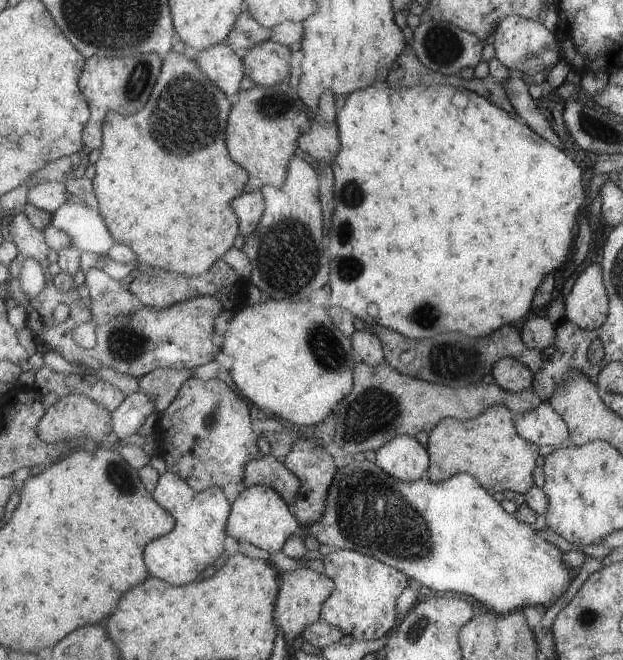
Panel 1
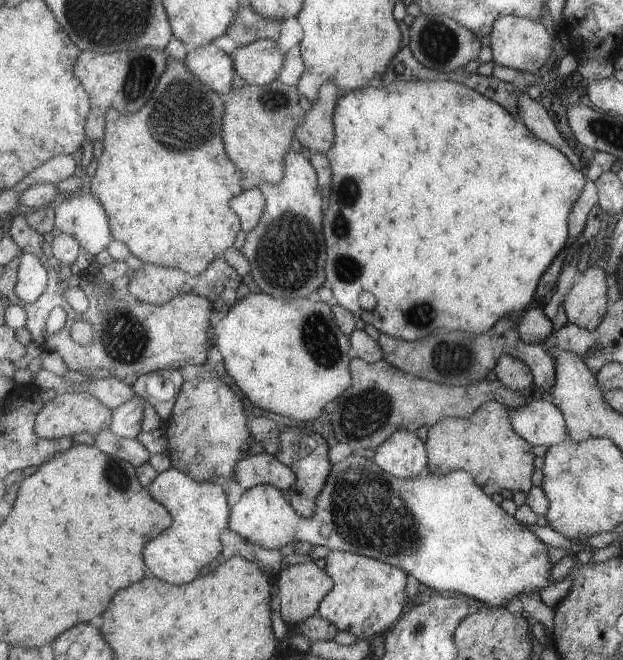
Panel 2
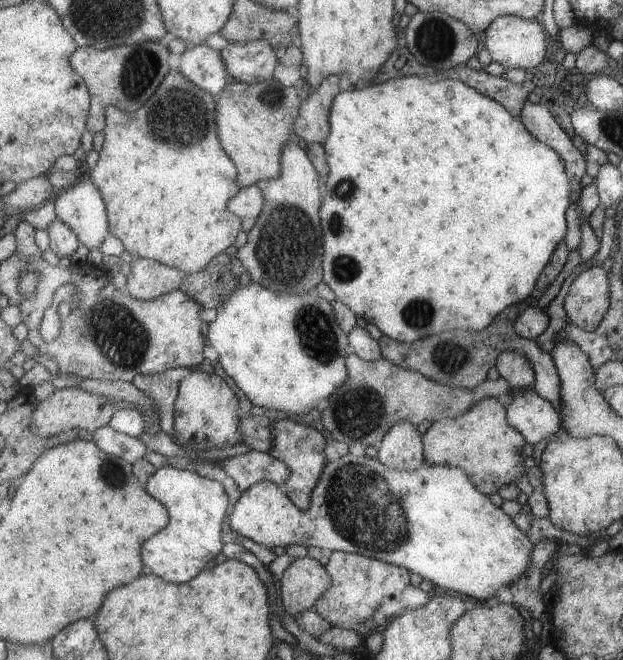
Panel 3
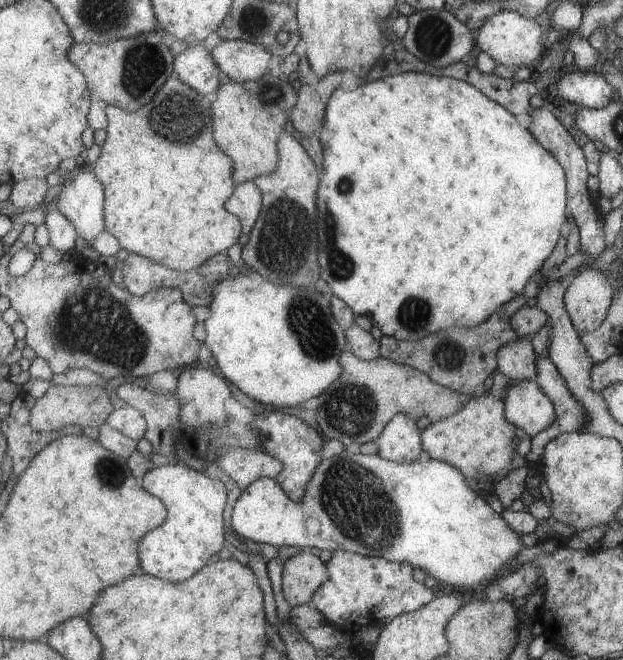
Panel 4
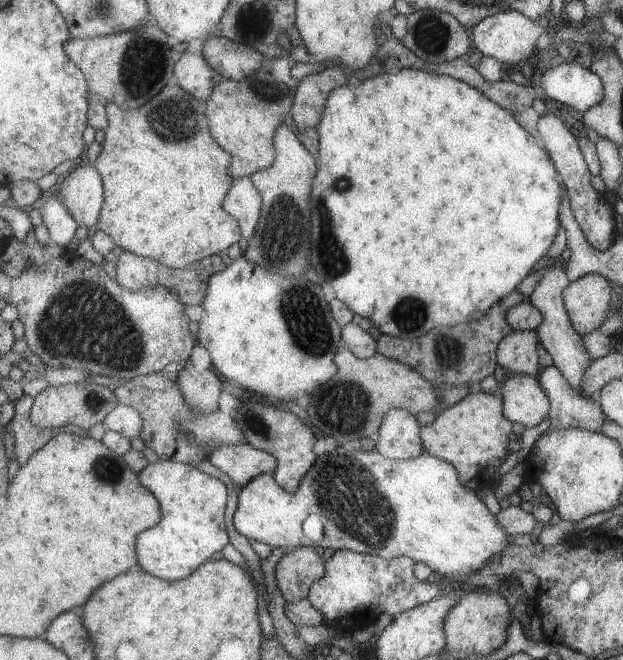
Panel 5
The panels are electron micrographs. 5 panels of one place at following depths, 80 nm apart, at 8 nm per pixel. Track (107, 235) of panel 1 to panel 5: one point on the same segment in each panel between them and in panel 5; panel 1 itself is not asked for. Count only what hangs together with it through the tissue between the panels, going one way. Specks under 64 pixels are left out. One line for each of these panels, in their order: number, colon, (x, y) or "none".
2: (82, 216)
3: (83, 208)
4: (82, 198)
5: (82, 191)

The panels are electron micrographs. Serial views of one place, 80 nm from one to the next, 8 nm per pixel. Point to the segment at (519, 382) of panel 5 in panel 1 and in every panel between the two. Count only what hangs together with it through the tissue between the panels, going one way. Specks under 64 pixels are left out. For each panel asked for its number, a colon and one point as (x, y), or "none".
1: (542, 425)
2: (539, 421)
3: (535, 417)
4: (527, 407)

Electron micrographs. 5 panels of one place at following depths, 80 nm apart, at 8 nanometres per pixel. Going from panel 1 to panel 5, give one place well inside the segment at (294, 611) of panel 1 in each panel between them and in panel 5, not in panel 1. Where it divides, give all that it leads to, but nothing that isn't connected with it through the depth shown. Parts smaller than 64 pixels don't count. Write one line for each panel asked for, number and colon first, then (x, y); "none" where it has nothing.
2: (302, 587)
3: (303, 582)
4: (303, 574)
5: (301, 568)

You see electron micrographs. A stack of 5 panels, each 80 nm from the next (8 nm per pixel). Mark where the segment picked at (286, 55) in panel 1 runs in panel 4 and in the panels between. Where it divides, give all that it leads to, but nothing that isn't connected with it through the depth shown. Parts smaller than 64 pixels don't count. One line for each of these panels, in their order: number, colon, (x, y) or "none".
2: (259, 63)
3: (255, 62)
4: (243, 61)

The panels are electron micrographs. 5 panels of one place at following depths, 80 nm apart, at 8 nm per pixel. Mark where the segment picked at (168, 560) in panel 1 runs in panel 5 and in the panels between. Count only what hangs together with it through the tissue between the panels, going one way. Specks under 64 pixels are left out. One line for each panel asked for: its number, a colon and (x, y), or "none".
2: (201, 511)
3: (197, 505)
4: (194, 532)
5: (193, 528)

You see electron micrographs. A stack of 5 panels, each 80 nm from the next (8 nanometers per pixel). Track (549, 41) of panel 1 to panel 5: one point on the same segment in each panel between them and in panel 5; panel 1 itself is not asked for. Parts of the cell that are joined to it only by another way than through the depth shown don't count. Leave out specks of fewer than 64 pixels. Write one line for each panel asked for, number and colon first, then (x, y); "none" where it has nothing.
2: (517, 42)
3: (514, 42)
4: (511, 39)
5: (508, 36)

